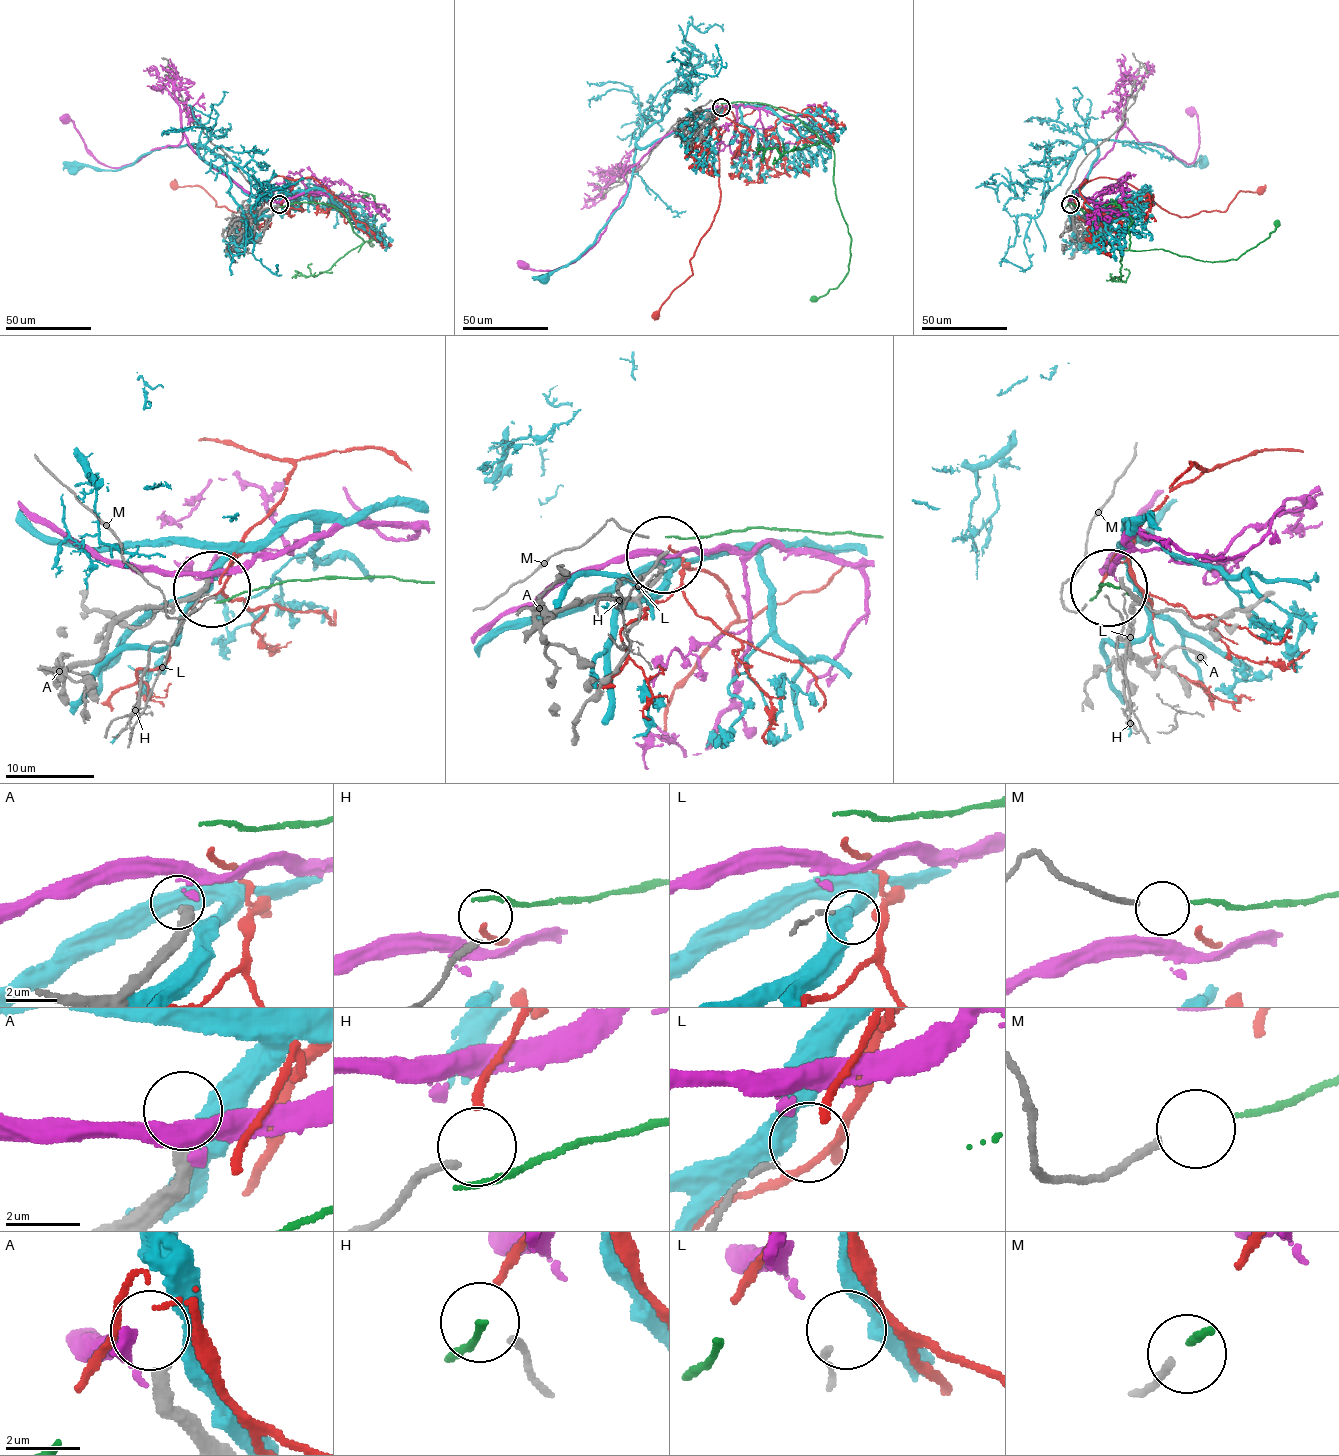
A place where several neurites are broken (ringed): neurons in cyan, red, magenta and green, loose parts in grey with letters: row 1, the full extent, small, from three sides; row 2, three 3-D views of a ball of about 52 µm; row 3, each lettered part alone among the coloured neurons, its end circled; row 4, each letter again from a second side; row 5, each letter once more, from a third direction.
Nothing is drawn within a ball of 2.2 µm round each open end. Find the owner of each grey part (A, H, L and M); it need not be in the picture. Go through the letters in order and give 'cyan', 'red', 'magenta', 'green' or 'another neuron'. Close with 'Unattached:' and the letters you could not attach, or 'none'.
A: another neuron
H: red
L: another neuron
M: green
Unattached: A, L

